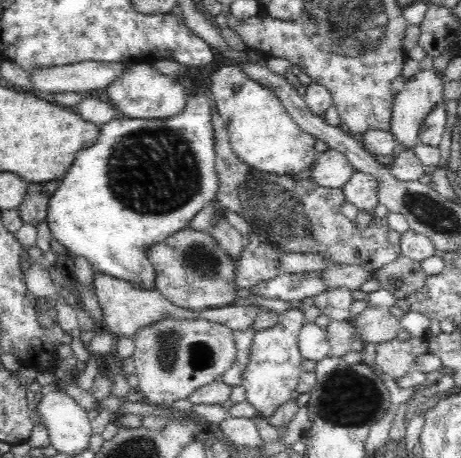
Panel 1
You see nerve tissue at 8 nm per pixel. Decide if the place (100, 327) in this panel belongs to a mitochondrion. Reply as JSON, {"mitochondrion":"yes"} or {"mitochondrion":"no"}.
{"mitochondrion":"no"}

